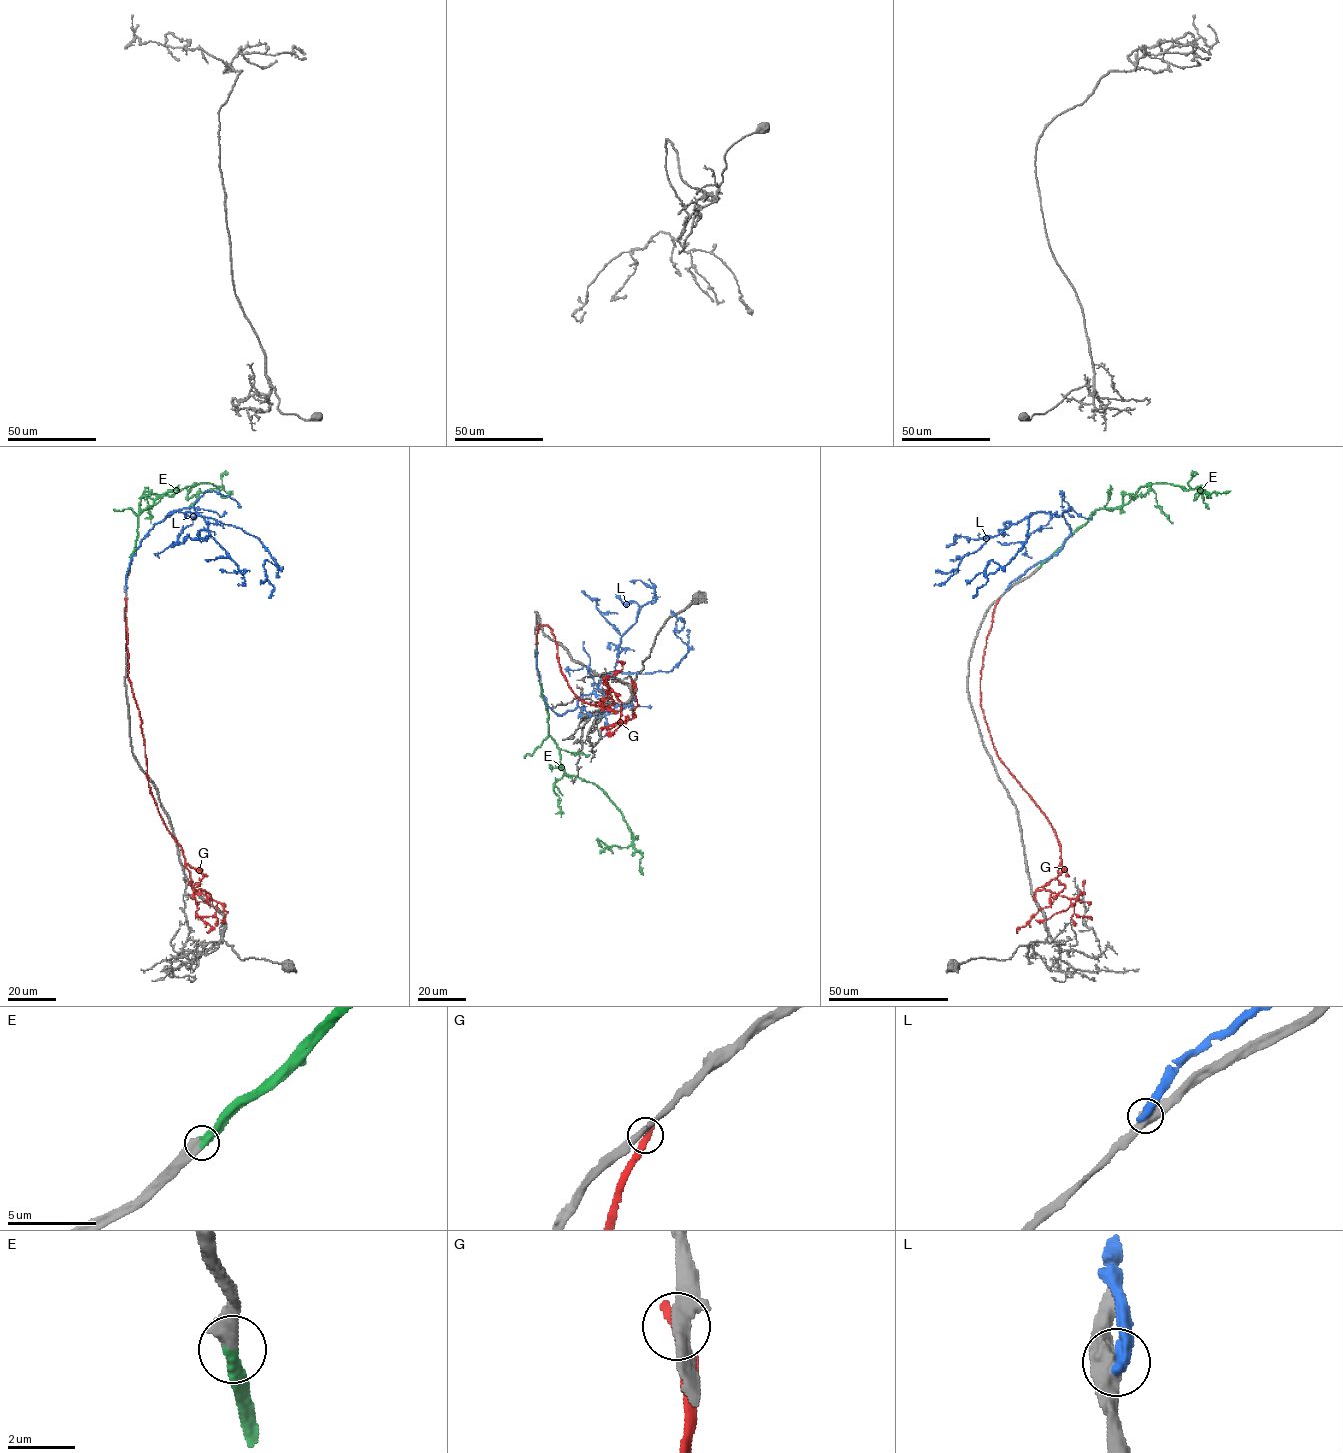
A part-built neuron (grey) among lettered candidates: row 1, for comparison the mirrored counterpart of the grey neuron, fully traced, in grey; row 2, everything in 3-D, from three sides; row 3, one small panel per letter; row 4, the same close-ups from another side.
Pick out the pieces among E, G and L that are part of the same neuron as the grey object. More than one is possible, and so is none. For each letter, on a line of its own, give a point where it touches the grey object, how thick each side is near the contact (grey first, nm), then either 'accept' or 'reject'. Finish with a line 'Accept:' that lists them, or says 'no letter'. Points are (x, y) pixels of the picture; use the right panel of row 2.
E: (1038, 568) | 600/440 nm | accept
G: (998, 599) | 400/380 nm | reject
L: (1007, 589) | 550/480 nm | reject
Accept: E

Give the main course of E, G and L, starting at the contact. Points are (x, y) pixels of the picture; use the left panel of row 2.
E: (129, 568), (138, 516), (145, 508), (163, 494), (198, 483), (223, 488), (190, 497), (191, 487)
G: (125, 599), (128, 681), (150, 792), (184, 861), (203, 875), (193, 888), (227, 911), (221, 920)
L: (126, 590), (141, 540), (166, 516), (189, 512), (259, 540), (278, 564), (263, 566), (269, 597)

